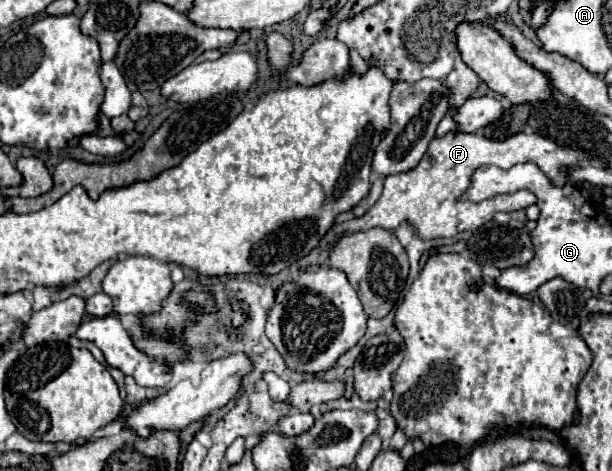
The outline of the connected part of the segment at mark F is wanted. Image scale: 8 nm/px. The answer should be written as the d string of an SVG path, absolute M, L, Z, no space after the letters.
M449 132L443 138L435 138L425 152L423 160L417 164L417 168L409 170L407 174L393 174L385 178L385 188L381 198L361 216L355 220L347 222L335 222L333 228L321 238L319 246L309 252L301 260L301 266L315 266L327 262L327 256L333 248L335 236L341 232L357 232L357 230L369 230L375 226L383 226L385 230L395 230L403 222L411 222L419 236L423 240L433 240L433 238L453 238L455 234L463 230L477 230L483 226L487 220L493 218L495 212L513 212L527 208L537 202L537 196L529 190L517 190L513 194L499 194L483 202L469 202L461 200L461 194L469 190L469 180L477 168L483 166L499 166L503 170L509 170L513 164L519 162L533 162L553 180L553 184L561 186L569 182L569 168L581 164L587 160L589 154L585 150L577 150L571 146L559 146L547 136L541 136L537 132L525 134L517 132L505 140L491 140L485 136L477 134L461 134L461 132Z

